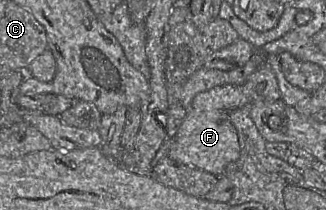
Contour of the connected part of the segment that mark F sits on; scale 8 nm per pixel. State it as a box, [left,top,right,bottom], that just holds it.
[168,67,278,177]

